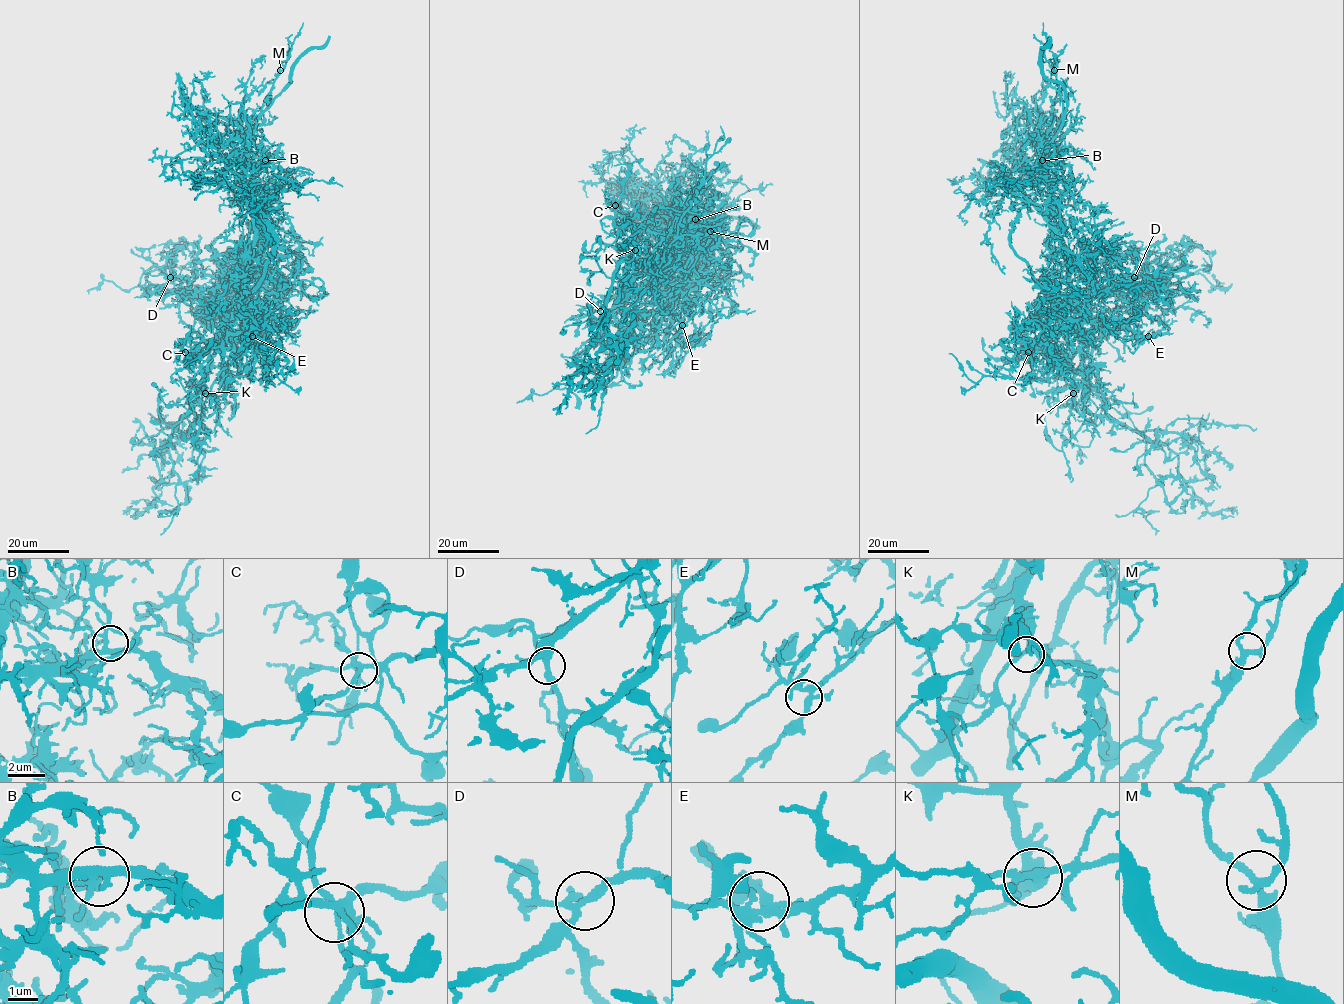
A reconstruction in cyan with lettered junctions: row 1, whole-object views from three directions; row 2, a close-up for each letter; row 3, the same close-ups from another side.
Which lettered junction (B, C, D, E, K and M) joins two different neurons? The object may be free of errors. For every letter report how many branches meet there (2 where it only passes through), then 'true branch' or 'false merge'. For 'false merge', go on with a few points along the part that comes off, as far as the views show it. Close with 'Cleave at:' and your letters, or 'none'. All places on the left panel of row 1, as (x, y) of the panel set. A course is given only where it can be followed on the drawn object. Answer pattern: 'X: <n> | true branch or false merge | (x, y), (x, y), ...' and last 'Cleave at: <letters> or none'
B: 5 | true branch
C: 4 | true branch
D: 4 | true branch
E: 4 | true branch
K: 4 | true branch
M: 4 | true branch
Cleave at: none

